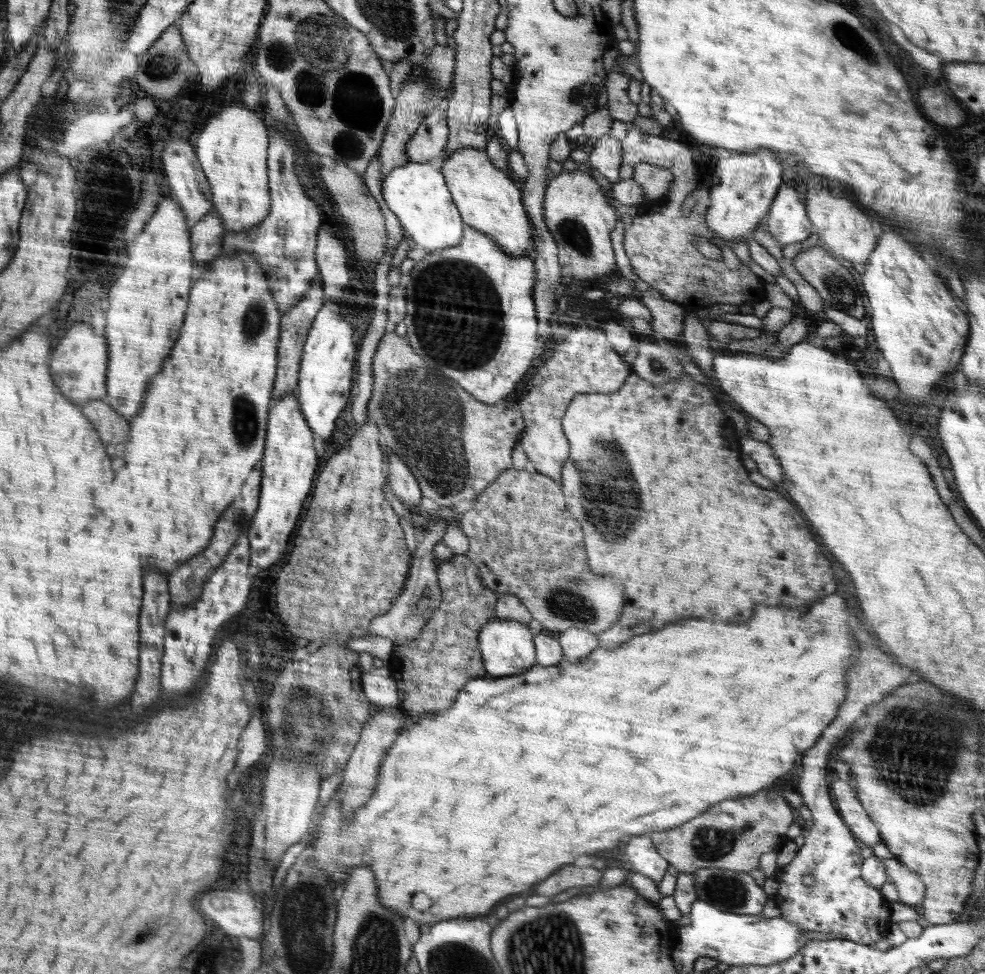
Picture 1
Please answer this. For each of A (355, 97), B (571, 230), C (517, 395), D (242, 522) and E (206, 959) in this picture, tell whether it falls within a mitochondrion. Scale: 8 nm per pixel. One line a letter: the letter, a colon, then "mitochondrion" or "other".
A: mitochondrion
B: mitochondrion
C: other
D: other
E: other

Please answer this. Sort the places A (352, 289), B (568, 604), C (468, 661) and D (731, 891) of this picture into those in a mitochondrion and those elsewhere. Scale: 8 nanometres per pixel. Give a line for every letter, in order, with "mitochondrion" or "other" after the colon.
A: other
B: mitochondrion
C: other
D: mitochondrion

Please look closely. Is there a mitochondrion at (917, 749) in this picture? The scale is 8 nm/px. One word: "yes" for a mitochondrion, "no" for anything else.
yes

